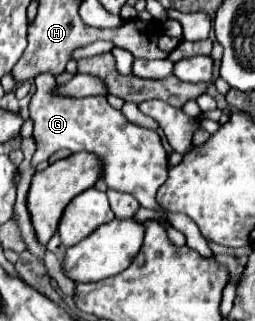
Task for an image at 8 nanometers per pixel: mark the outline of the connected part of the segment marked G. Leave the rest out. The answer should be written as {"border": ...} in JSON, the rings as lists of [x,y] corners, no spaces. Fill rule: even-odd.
{"border":[[[54,74],[36,76],[36,92],[30,102],[30,118],[34,120],[34,138],[38,148],[32,156],[32,166],[40,164],[42,160],[48,160],[48,156],[60,148],[68,148],[70,152],[80,152],[80,150],[94,152],[102,160],[104,180],[108,188],[136,196],[136,200],[144,208],[160,210],[166,216],[166,220],[186,236],[188,246],[192,250],[196,250],[204,258],[210,258],[212,252],[208,248],[208,242],[200,236],[196,222],[192,222],[192,218],[188,216],[172,214],[156,202],[156,192],[166,182],[166,176],[168,176],[166,150],[162,148],[162,142],[156,130],[142,128],[138,124],[128,122],[120,110],[114,110],[108,104],[106,96],[62,98],[52,94],[54,86],[56,86]]]}

